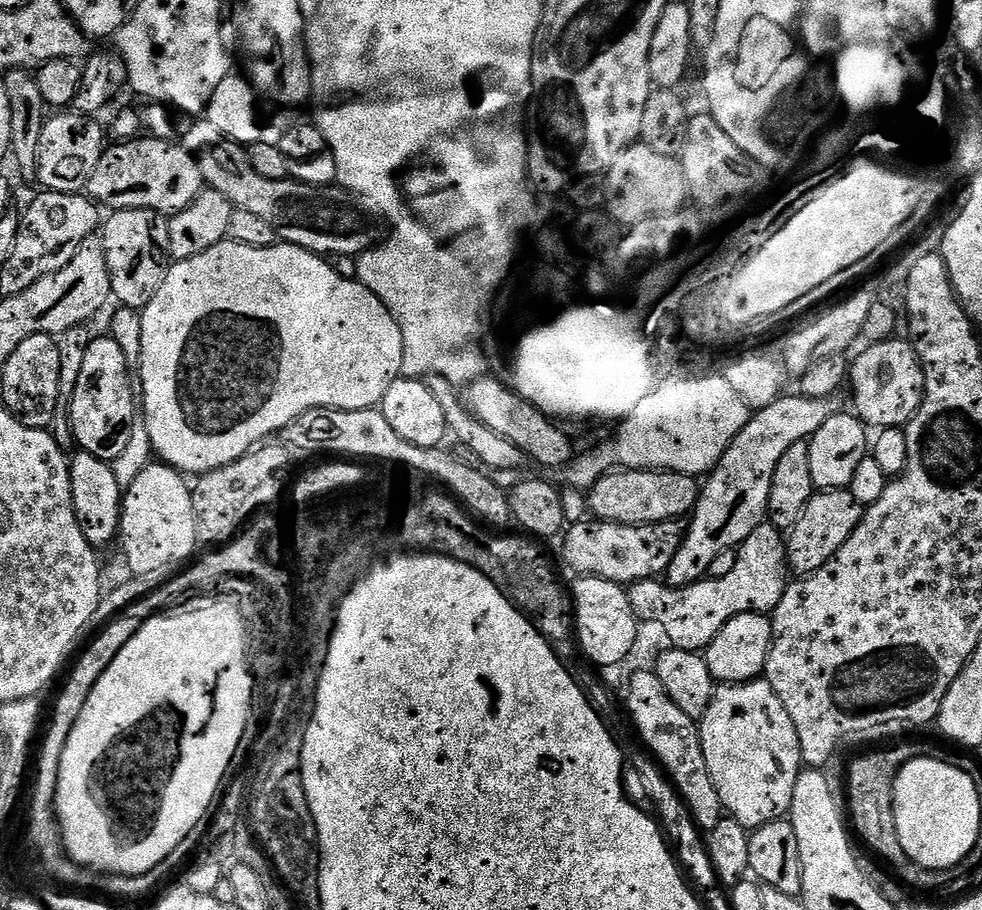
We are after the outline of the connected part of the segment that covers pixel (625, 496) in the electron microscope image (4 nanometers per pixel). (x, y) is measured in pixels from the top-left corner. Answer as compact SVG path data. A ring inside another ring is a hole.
M624 470L608 473L593 485L588 495L590 506L599 521L624 525L650 525L687 517L699 500L699 489L697 479L692 476L655 470Z

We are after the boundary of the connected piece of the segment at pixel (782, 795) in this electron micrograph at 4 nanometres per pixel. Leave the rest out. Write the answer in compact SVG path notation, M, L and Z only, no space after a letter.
M757 678L749 680L747 684L725 684L717 687L704 719L699 721L698 727L700 730L700 741L702 742L702 754L706 754L706 770L710 770L710 778L714 782L714 790L718 790L718 798L722 802L725 813L731 819L738 821L743 828L755 830L764 824L769 824L771 820L785 819L791 813L794 786L798 782L802 771L798 730L794 730L794 722L790 722L790 714L786 714L786 706L782 706L778 694L774 694L774 690L768 685L767 679Z

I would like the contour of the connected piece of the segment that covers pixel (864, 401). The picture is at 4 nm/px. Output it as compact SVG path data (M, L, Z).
M900 339L865 347L865 352L850 364L850 388L852 384L852 400L856 403L854 412L872 430L904 428L924 401L924 365L915 344Z

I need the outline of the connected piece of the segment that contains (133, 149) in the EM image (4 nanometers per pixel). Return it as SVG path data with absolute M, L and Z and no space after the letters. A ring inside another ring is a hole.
M129 138L123 142L113 143L113 148L105 147L101 151L97 161L92 165L86 176L88 192L86 196L93 205L108 208L112 212L125 212L126 210L138 210L157 214L161 212L164 218L174 216L194 202L194 198L205 187L204 179L200 173L200 167L196 165L193 153L188 152L179 143L155 138Z

